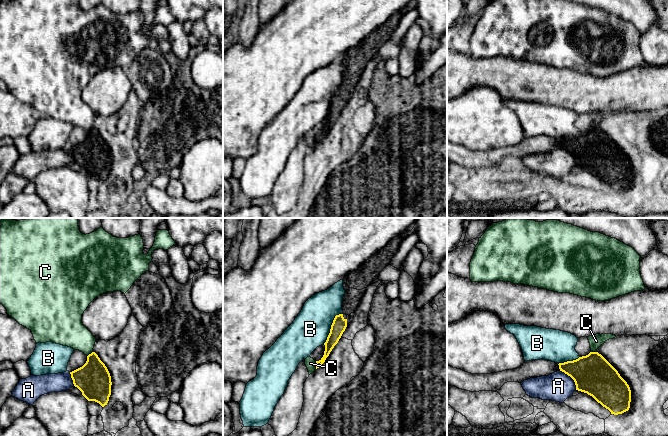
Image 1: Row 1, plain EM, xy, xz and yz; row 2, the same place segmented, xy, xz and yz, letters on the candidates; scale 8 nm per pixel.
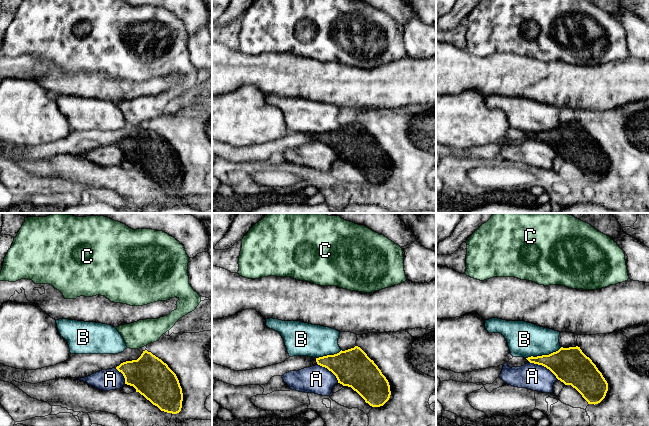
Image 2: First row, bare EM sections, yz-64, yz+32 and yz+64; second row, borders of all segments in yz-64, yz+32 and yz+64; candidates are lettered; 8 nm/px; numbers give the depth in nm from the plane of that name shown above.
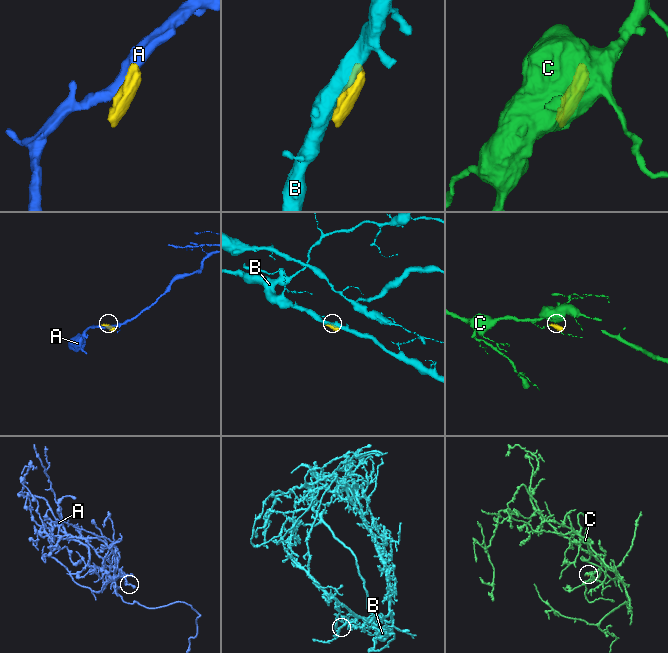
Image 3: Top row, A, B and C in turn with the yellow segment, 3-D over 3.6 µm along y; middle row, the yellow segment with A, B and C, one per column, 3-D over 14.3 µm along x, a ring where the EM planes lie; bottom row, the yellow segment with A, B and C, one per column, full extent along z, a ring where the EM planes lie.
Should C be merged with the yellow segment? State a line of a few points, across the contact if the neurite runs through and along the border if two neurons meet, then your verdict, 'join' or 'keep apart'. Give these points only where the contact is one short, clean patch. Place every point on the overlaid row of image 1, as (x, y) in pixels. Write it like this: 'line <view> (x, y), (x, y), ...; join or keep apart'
line xz (315, 361), (316, 368); keep apart

